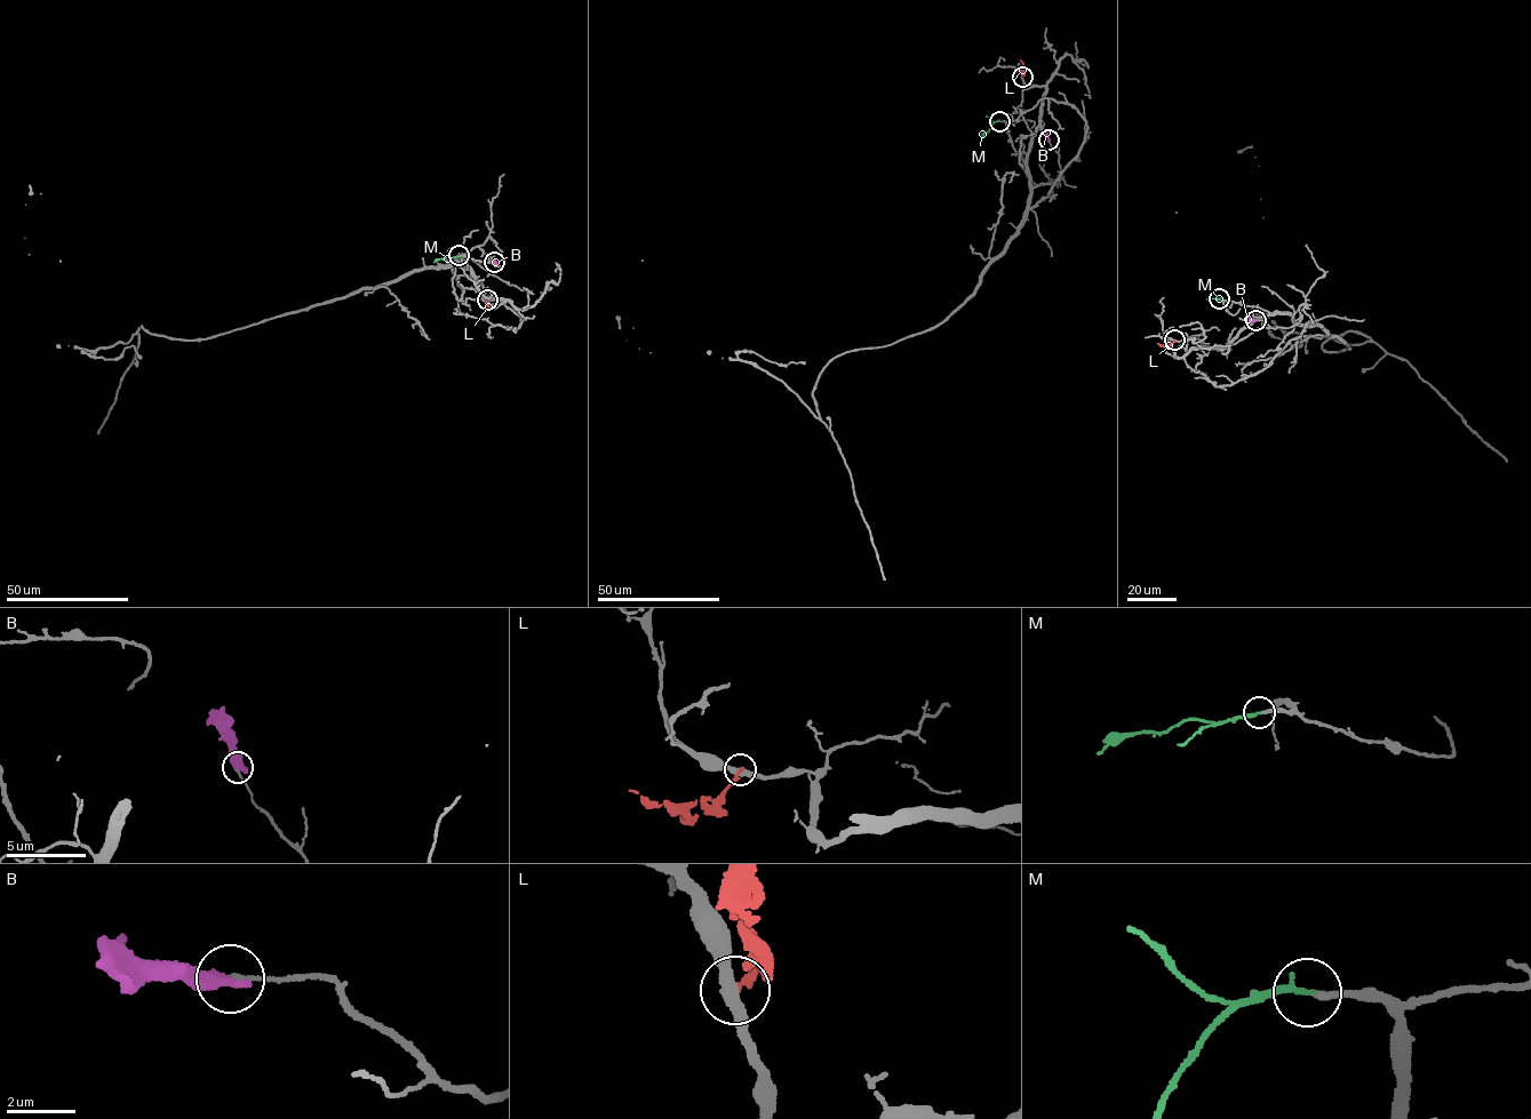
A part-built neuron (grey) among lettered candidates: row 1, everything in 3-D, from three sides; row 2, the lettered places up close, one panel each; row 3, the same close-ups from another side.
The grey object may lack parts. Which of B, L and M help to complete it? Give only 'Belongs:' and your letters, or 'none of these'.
Belongs: M

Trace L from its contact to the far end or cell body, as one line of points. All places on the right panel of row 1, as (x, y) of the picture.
L: (1174, 340), (1167, 345), (1157, 343)

